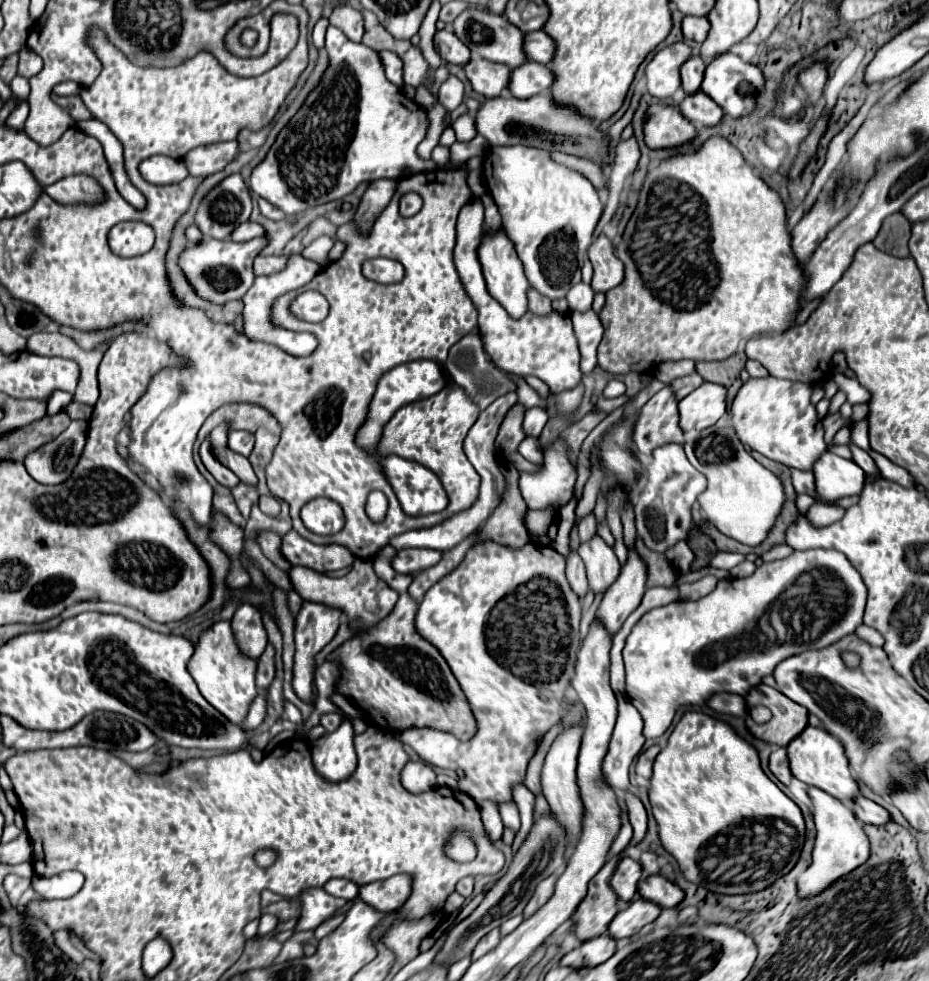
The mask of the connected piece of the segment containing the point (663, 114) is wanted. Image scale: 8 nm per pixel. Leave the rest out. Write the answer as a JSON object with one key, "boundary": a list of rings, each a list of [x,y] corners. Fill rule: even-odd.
{"boundary":[[[652,105],[644,123],[644,135],[650,149],[672,149],[690,143],[698,131],[686,117],[682,117],[678,107]]]}

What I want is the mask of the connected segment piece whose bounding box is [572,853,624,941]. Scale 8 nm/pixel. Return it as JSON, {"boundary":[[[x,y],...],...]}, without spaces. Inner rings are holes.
{"boundary":[[[624,853],[612,857],[598,875],[590,881],[588,895],[578,905],[572,919],[576,919],[576,937],[588,941],[590,937],[600,937],[606,933],[606,925],[610,925],[610,917],[618,913],[618,897],[614,897],[614,889],[610,889],[610,873],[614,873],[614,865],[622,861]]]}

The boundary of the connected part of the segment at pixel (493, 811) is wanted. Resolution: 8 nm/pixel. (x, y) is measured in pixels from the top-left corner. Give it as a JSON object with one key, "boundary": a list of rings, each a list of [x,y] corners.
{"boundary":[[[484,801],[484,803],[480,803],[480,807],[482,807],[484,829],[486,829],[486,833],[490,833],[490,841],[496,843],[498,839],[502,839],[502,833],[504,833],[504,823],[500,819],[498,805],[492,801]]]}

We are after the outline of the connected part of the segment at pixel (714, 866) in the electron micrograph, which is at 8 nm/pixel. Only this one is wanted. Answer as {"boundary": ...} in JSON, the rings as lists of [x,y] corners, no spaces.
{"boundary":[[[686,711],[674,727],[668,745],[654,763],[650,803],[662,845],[676,857],[684,877],[714,893],[740,895],[766,889],[796,865],[804,845],[800,807],[762,771],[756,749],[742,739],[732,725],[706,713]]]}

